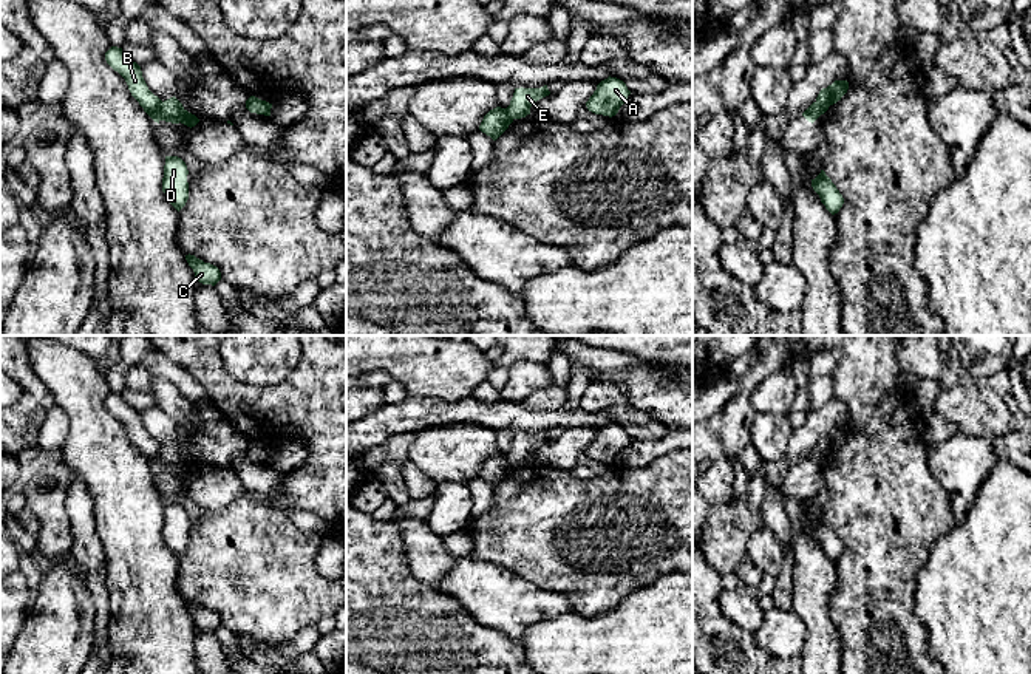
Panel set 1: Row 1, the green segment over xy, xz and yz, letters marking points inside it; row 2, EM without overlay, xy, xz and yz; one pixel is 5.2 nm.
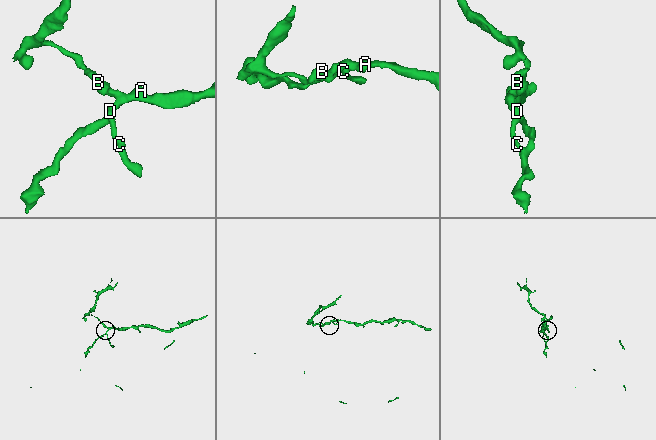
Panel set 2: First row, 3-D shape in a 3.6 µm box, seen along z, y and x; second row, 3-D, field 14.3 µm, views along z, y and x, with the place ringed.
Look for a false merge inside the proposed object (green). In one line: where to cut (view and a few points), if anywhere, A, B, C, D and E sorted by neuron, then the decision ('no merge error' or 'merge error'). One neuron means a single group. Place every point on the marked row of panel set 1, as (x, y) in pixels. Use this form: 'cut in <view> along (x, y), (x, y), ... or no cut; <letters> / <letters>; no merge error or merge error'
cut in xy along (163, 102), (159, 119); A C D E / B; merge error

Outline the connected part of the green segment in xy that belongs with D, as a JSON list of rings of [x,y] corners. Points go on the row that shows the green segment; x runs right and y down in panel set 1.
[[[165,156],[162,192],[179,212],[189,199],[187,165],[178,156]]]

